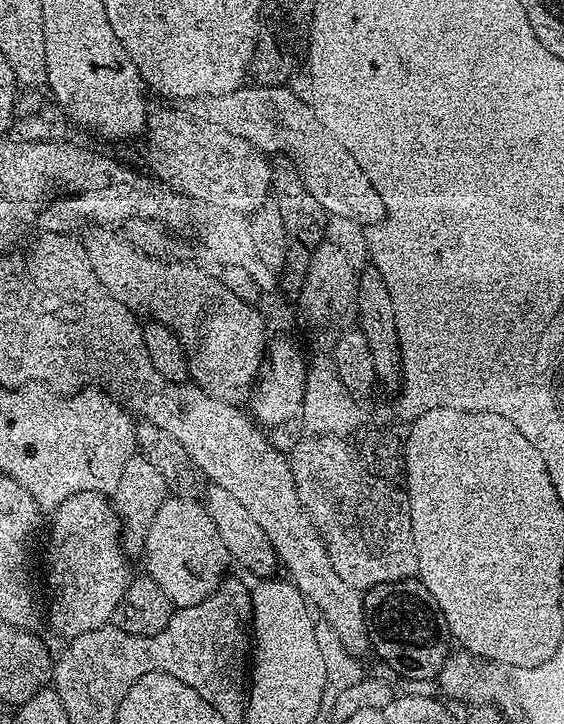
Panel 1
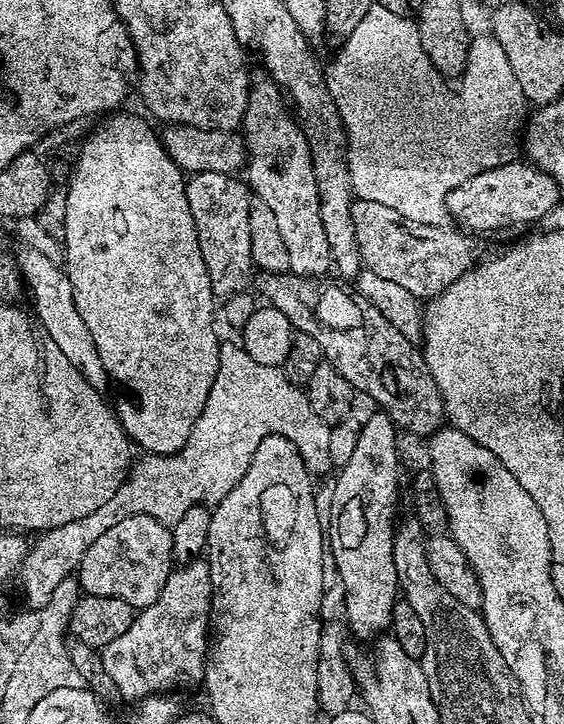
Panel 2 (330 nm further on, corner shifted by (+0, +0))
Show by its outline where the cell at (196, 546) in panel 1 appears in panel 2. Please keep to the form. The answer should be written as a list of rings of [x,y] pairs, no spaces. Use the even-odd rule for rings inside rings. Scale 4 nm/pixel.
[[[134,514],[122,518],[118,526],[110,526],[110,530],[101,534],[94,541],[94,546],[86,550],[80,559],[78,579],[87,595],[122,598],[122,602],[129,604],[133,610],[139,610],[159,598],[173,567],[171,527],[146,514]]]

